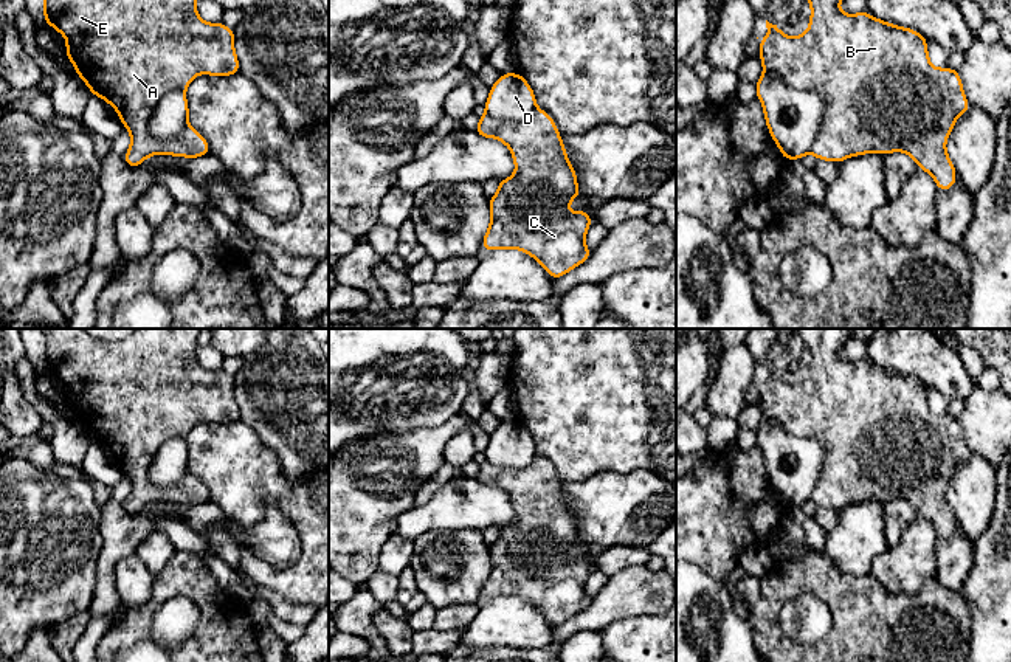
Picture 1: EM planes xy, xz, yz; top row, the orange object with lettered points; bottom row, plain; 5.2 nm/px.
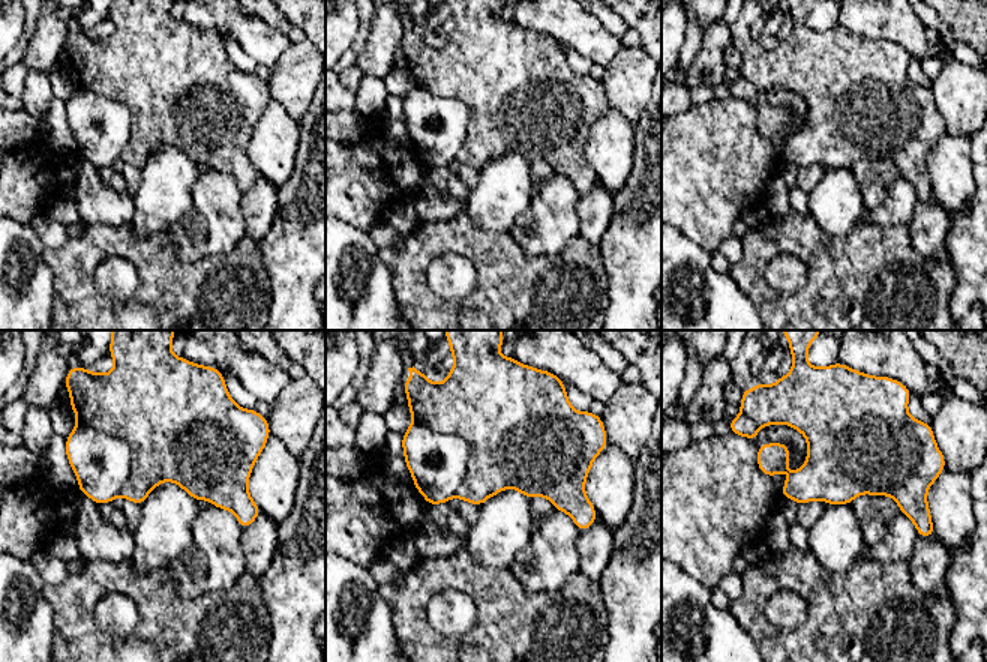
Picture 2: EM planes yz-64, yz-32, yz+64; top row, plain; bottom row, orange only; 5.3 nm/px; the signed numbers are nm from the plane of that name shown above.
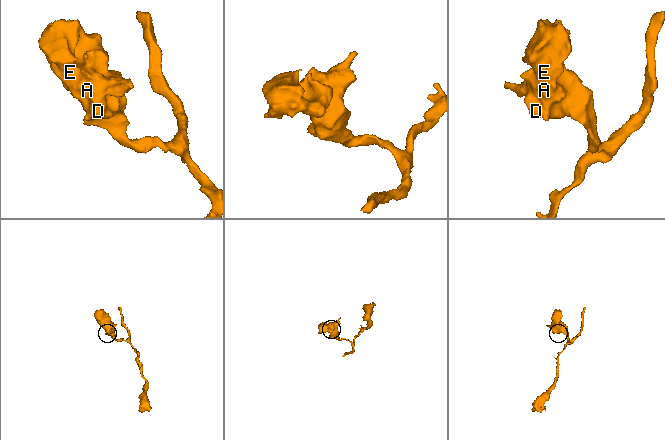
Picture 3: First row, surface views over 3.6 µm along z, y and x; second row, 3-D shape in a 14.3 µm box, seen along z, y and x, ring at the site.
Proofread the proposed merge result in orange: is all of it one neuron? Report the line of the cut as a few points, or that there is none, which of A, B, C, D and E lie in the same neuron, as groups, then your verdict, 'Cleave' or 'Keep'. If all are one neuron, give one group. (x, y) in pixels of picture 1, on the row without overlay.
Split along yz (765, 417), (822, 447), (811, 498). Groups: A B C E / D. Cleave

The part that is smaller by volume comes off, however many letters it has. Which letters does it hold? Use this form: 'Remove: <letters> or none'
Remove: D

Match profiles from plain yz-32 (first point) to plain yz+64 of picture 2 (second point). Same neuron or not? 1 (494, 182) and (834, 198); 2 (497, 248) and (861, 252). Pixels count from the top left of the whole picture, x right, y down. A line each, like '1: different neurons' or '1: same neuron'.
1: same neuron
2: same neuron

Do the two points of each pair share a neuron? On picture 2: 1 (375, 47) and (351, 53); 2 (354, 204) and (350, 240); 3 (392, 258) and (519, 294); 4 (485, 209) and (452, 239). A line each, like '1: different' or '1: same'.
1: different
2: different
3: same
4: different

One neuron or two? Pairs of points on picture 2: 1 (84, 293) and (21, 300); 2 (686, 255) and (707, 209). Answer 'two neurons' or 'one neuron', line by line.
1: two neurons
2: two neurons

